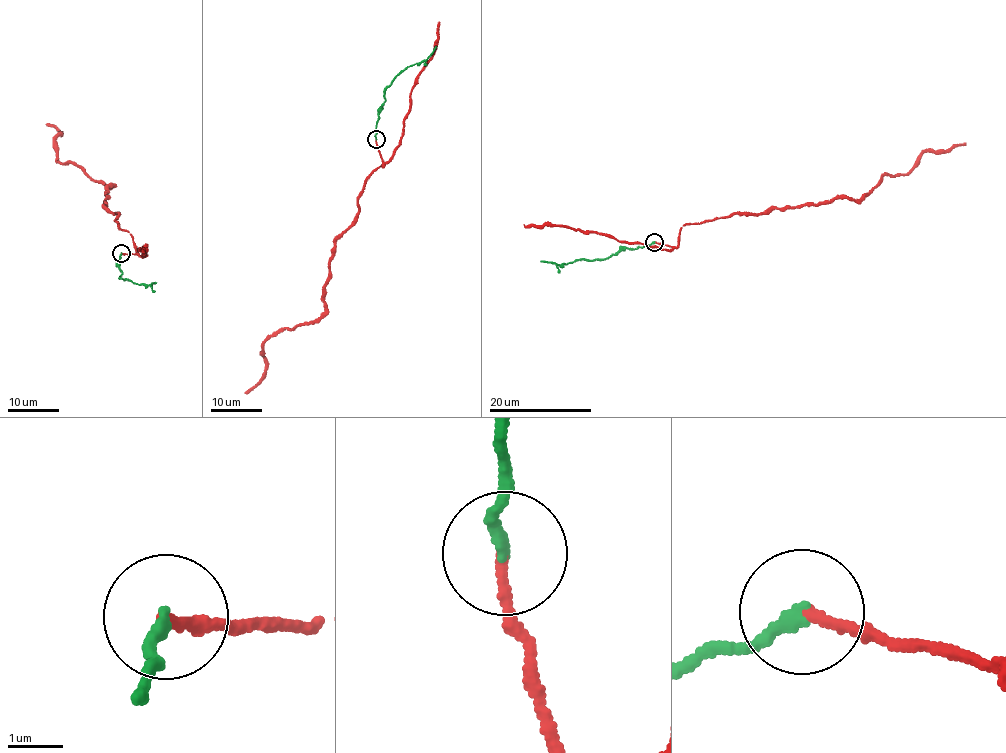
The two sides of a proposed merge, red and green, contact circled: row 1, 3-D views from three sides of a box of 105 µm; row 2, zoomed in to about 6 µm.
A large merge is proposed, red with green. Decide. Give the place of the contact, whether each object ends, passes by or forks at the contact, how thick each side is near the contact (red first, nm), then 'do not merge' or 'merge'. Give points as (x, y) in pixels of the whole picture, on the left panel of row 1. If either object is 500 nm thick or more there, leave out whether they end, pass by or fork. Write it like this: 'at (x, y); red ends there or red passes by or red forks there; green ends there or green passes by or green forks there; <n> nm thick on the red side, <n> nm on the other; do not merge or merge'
at (121, 253); red ends there; green ends there; 180 nm thick on the red side, 240 nm on the other; merge

